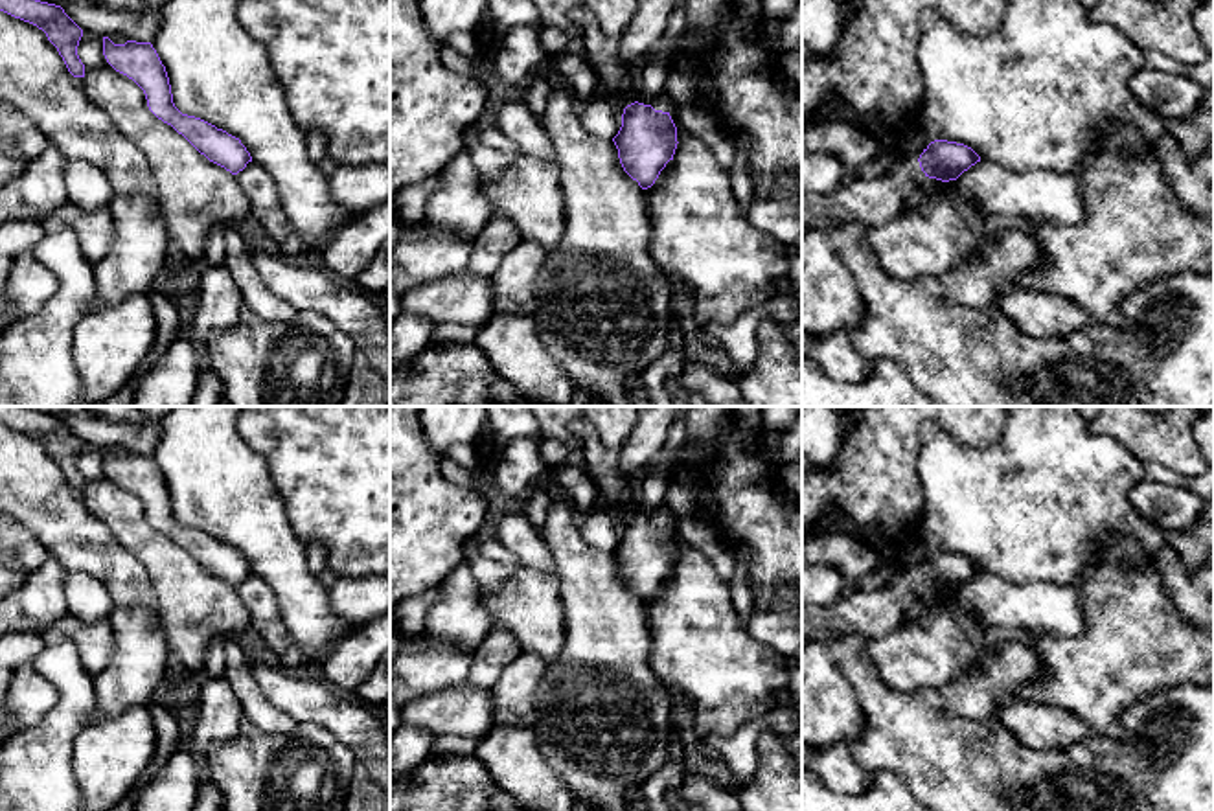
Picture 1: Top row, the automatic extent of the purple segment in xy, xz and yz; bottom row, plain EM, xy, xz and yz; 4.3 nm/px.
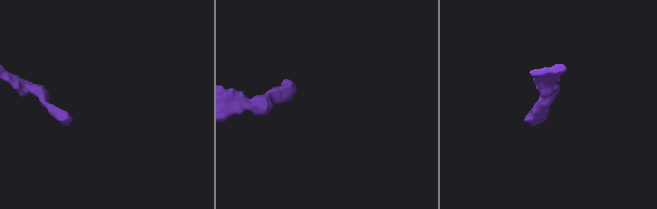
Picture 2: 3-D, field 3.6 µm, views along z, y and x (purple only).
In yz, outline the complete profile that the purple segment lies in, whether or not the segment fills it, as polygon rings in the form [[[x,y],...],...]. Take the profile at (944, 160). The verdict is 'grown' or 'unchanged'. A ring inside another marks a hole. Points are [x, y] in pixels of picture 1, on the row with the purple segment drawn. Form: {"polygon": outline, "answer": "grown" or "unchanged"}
{"polygon": [[[934,140],[918,160],[903,156],[881,177],[848,175],[830,195],[802,195],[802,232],[830,232],[842,224],[859,224],[863,230],[881,226],[901,211],[927,177],[942,182],[956,180],[977,162],[980,156],[971,147]]], "answer": "grown"}

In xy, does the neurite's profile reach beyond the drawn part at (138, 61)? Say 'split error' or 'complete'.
complete

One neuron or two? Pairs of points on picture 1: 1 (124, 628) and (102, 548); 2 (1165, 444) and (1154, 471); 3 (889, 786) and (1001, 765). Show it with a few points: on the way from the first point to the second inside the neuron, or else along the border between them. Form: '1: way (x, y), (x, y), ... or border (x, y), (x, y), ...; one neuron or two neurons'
1: border (114, 605), (146, 607), (157, 620); two neurons
2: border (1145, 462), (1159, 462), (1185, 479); two neurons
3: border (881, 776), (891, 773), (911, 791); two neurons

